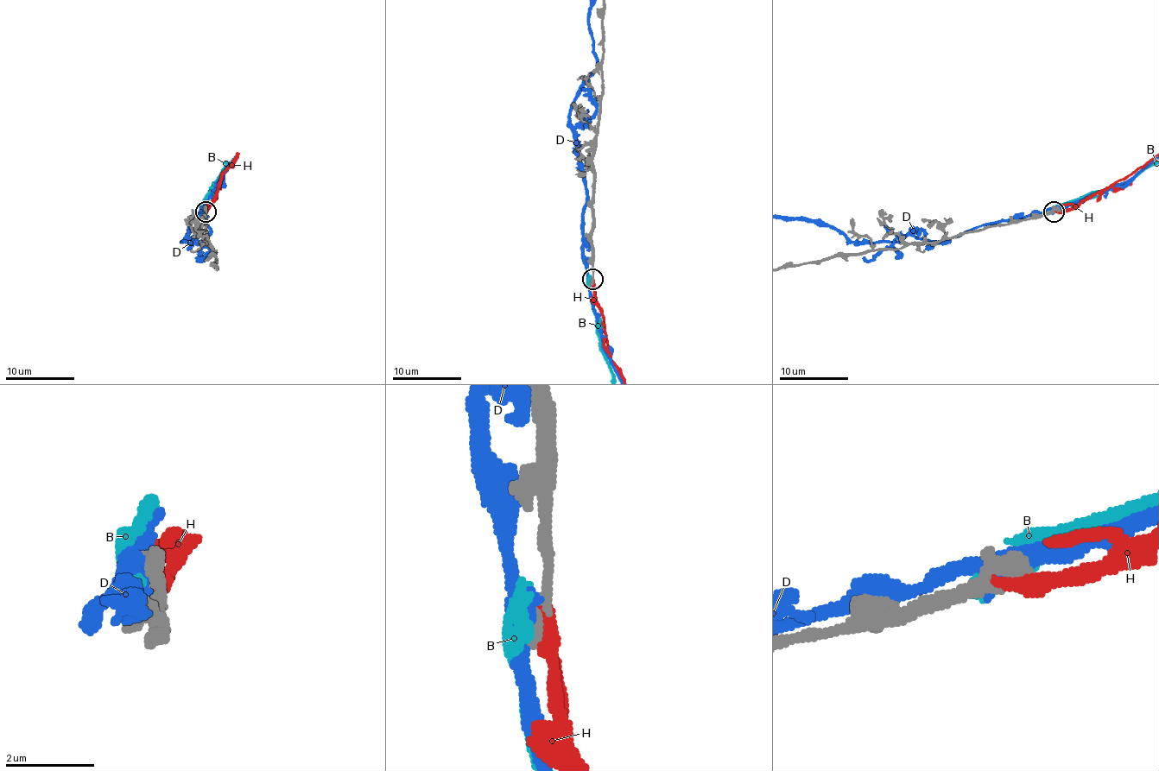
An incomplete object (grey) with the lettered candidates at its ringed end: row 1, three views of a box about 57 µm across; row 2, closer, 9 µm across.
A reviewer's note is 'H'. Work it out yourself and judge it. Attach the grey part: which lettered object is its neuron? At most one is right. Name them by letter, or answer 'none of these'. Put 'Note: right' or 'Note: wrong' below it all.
H
Note: right

